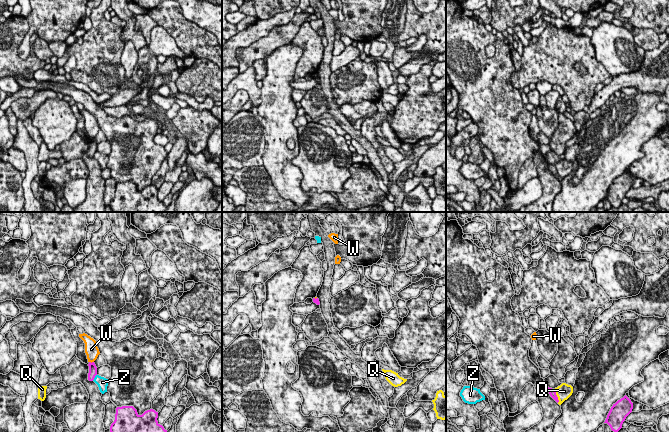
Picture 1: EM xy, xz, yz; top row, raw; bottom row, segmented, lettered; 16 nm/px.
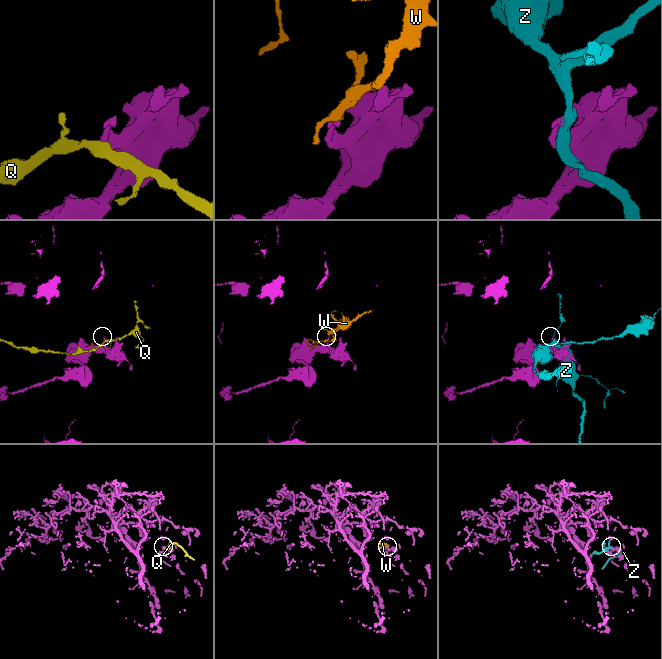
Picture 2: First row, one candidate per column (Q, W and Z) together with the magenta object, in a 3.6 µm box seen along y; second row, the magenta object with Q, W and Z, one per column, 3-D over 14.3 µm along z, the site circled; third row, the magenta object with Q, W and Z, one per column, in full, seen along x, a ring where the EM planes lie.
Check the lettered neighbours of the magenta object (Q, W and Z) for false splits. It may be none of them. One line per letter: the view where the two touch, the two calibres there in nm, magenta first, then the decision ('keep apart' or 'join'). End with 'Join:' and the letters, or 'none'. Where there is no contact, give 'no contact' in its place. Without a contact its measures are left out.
Q: meets magenta in yz; 100 nm thick on the magenta side, 240 nm on the other; keep apart
W: meets magenta in xy; 130 nm thick on the magenta side, 220 nm on the other; keep apart
Z: meets magenta in xy; 130 nm thick on the magenta side, 170 nm on the other; keep apart
Join: none

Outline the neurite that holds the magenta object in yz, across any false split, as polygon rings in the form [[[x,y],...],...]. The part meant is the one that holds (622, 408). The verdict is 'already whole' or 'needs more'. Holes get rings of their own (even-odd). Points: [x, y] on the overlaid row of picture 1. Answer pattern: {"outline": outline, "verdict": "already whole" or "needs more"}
{"outline": [[[625,395],[613,404],[604,423],[607,423],[612,431],[618,432],[622,428],[626,417],[632,412],[632,409],[633,403]]], "verdict": "already whole"}

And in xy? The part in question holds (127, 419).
{"outline": [[[133,406],[117,407],[110,432],[167,432],[157,418],[158,412],[153,409],[139,415]]], "verdict": "already whole"}

